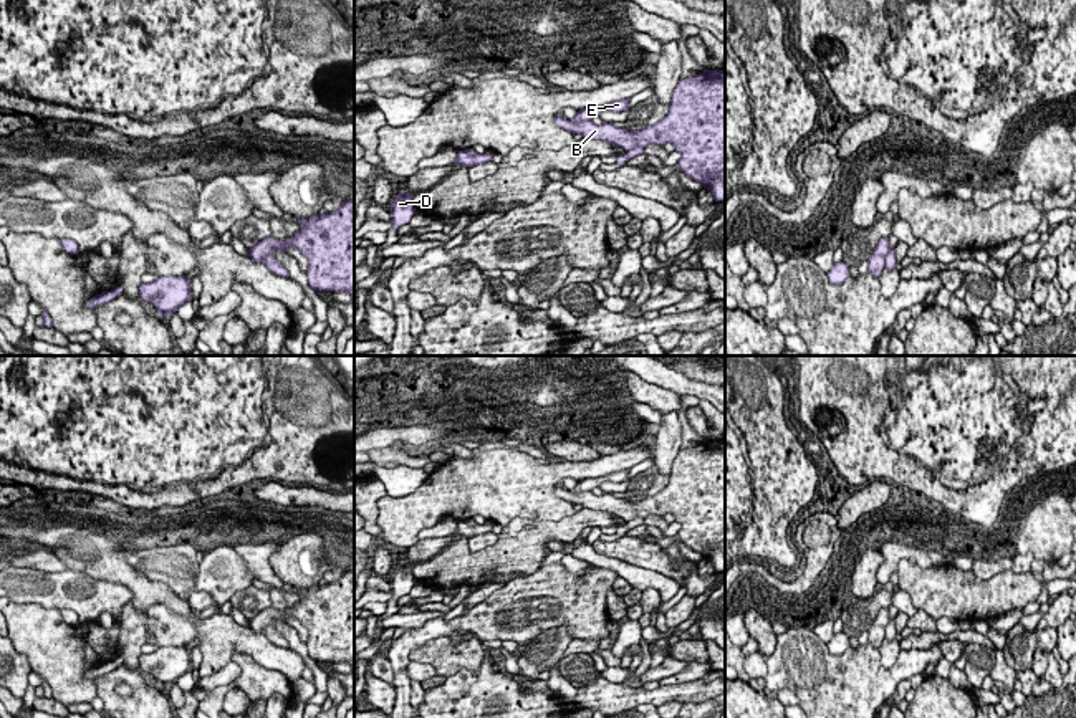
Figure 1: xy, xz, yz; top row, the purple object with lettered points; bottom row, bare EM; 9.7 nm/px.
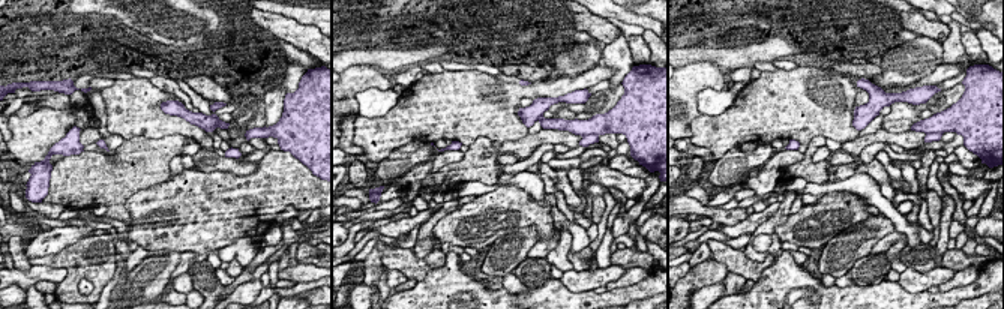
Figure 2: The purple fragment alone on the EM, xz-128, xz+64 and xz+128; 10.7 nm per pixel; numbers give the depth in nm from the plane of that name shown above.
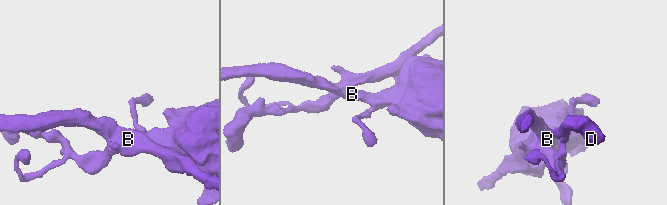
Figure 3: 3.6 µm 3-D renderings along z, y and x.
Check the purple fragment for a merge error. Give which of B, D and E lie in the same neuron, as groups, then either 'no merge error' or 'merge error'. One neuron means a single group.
B / D E | merge error

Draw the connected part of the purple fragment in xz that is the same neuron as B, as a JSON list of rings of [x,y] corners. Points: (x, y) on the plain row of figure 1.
[[[704,440],[679,452],[669,483],[657,495],[629,501],[593,491],[571,493],[563,486],[555,495],[588,510],[606,511],[631,521],[637,516],[672,515],[680,524],[677,538],[725,572],[725,440]]]

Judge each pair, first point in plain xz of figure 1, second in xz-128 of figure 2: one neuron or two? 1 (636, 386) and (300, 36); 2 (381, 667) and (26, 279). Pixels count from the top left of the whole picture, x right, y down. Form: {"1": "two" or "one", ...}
{"1": "one", "2": "two"}

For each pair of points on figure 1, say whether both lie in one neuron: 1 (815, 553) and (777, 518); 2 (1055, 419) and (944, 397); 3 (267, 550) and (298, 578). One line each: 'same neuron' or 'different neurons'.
1: different neurons
2: same neuron
3: different neurons

